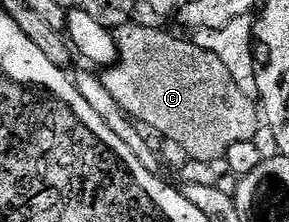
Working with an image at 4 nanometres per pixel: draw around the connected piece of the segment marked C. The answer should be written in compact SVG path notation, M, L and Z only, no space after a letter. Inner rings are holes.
M131 20L126 25L117 27L116 39L118 59L114 65L110 66L101 75L101 79L104 88L108 88L108 92L112 92L116 104L120 104L120 108L125 114L133 118L135 123L141 124L147 131L155 130L163 139L176 140L185 149L189 159L208 163L217 163L219 160L225 159L226 153L233 145L241 141L255 141L259 137L257 134L258 122L260 126L260 110L256 105L255 99L249 94L240 92L240 88L236 88L236 80L232 80L232 76L228 73L228 68L224 68L223 62L216 56L212 56L212 52L200 48L189 37L177 38L176 35L169 34L166 30L157 30L154 26L141 26L138 20Z

